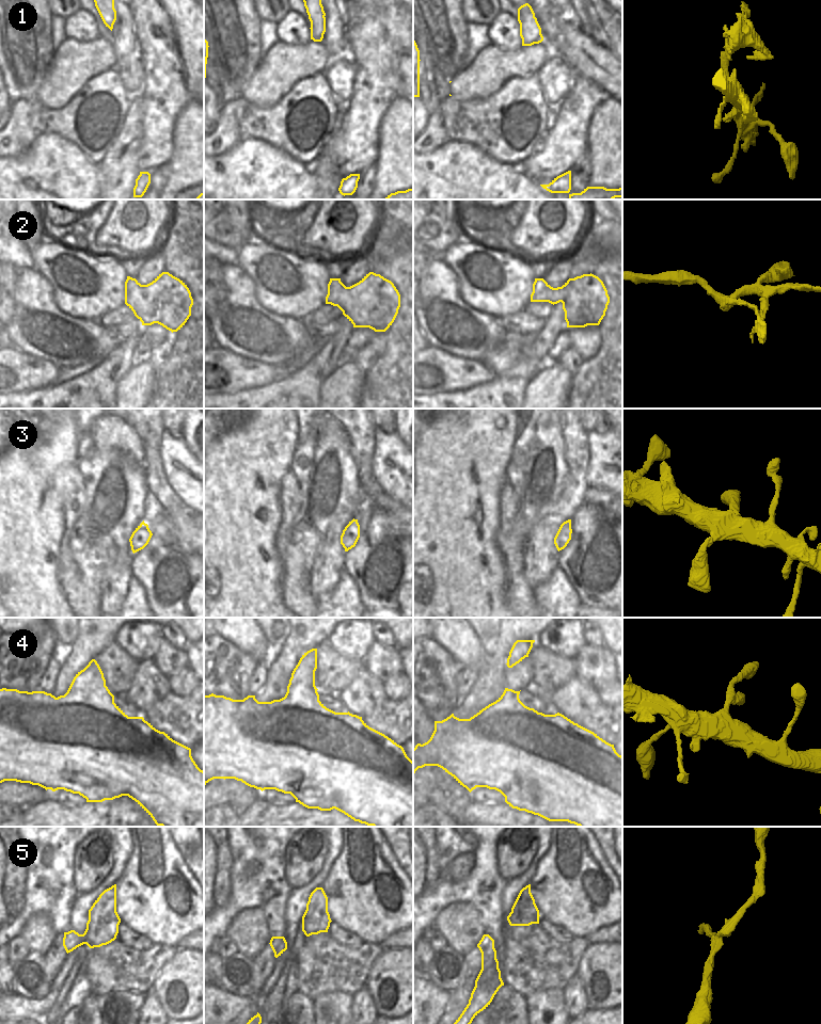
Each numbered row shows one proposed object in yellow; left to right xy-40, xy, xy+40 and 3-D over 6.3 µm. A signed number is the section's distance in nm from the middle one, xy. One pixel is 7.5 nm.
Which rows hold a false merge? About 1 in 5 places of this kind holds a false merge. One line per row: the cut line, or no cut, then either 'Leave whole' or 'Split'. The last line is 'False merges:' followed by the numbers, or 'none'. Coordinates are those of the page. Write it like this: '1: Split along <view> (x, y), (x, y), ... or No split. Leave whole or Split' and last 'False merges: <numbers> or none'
1: Split along xy+40 (534, 15), (533, 22), (522, 40). Split
2: No split. Leave whole
3: No split. Leave whole
4: No split. Leave whole
5: No split. Leave whole
False merges: 1.

